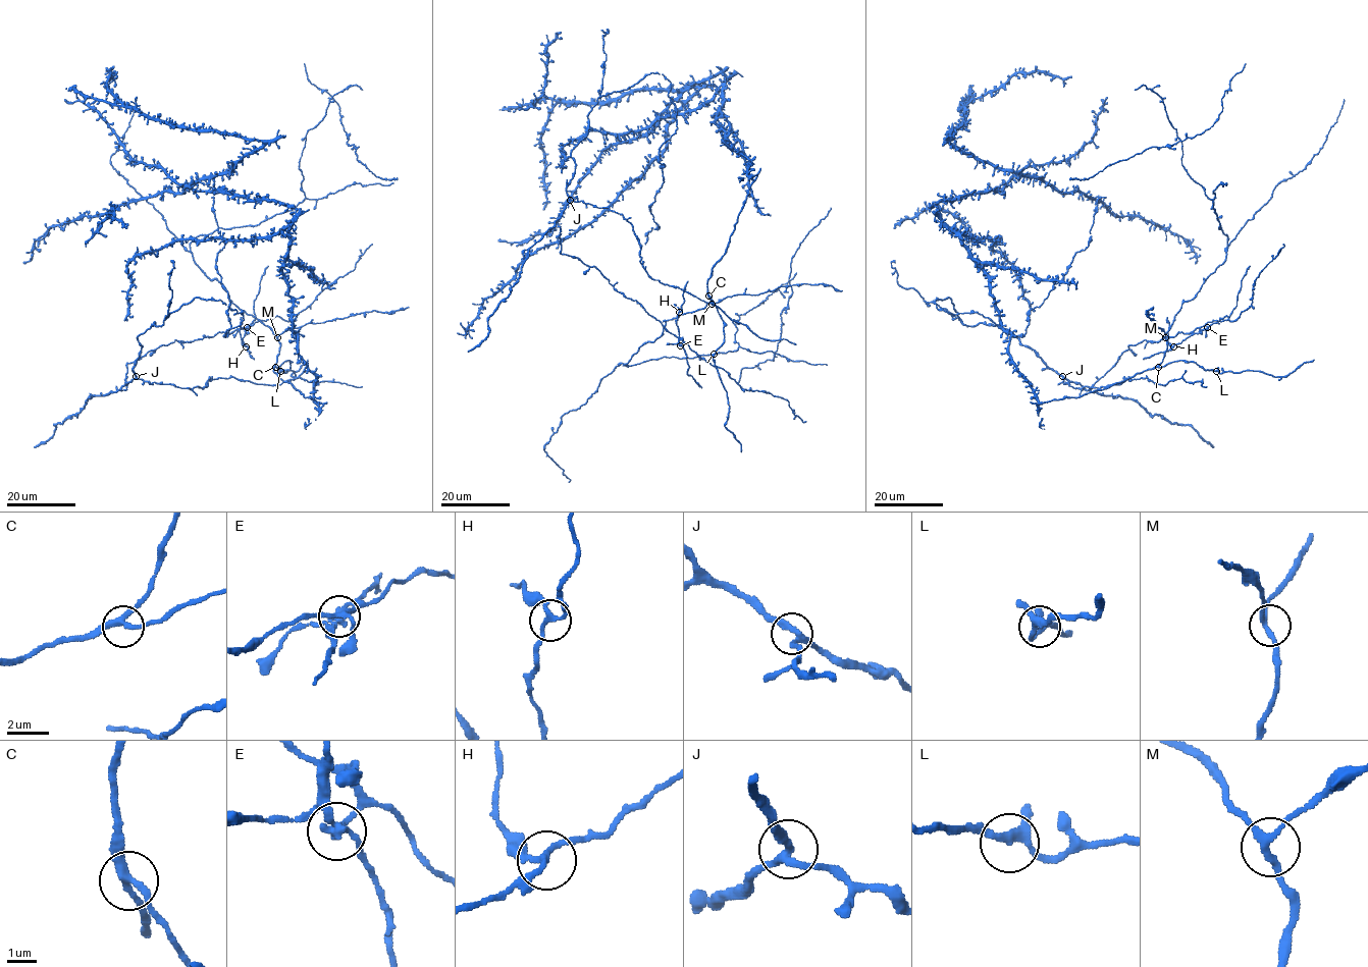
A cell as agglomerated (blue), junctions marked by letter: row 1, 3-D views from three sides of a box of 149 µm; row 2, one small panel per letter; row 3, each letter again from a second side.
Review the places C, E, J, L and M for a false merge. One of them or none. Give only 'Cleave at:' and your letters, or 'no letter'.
Cleave at: E

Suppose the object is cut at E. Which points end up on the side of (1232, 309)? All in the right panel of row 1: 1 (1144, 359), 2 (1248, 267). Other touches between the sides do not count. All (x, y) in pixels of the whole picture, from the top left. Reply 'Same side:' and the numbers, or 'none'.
Same side: 1, 2

